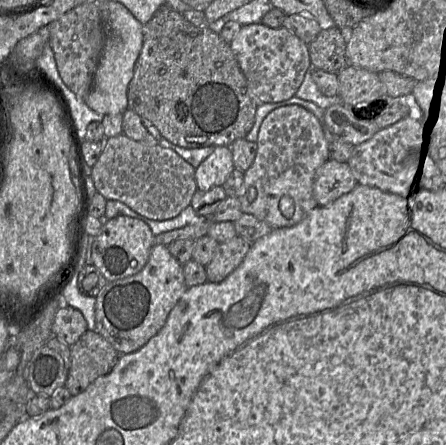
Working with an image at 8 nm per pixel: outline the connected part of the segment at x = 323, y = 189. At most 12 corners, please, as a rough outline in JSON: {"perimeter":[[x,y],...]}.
{"perimeter":[[328,159],[313,197],[325,206],[357,185],[347,162]]}

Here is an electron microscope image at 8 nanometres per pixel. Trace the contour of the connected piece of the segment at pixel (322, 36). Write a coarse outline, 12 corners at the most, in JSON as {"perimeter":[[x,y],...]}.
{"perimeter":[[325,28],[308,44],[312,69],[346,66],[346,33]]}

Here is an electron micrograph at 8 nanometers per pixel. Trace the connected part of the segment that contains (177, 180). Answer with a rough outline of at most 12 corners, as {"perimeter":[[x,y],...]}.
{"perimeter":[[105,140],[91,168],[96,191],[156,221],[197,191],[175,151]]}

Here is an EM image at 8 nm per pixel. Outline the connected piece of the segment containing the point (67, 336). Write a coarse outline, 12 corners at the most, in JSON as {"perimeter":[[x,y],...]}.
{"perimeter":[[63,304],[51,327],[72,346],[87,330],[79,310]]}

